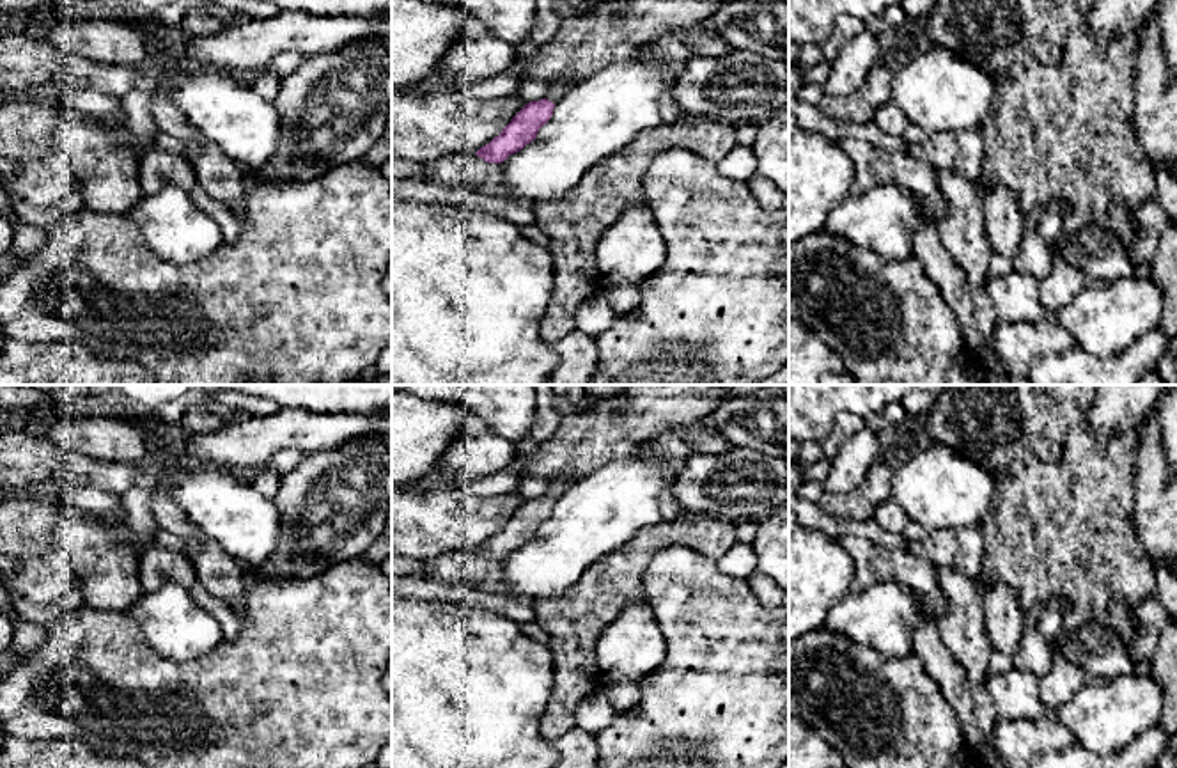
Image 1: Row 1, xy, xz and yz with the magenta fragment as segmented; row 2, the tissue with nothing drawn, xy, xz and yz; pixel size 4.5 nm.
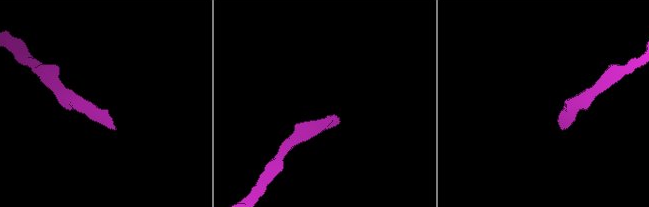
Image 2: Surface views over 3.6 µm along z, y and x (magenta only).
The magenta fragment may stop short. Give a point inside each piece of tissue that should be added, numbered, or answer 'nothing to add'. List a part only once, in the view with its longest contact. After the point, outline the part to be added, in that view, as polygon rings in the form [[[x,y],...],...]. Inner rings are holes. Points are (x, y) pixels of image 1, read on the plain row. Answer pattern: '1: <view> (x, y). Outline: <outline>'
1: xz (555, 490). Outline: [[[550,482],[546,497],[557,500],[571,488],[571,484],[573,482]]]

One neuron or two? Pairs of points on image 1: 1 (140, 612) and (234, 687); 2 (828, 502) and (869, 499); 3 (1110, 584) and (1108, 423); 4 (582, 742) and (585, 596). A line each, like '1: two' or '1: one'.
1: two
2: one
3: two
4: two

